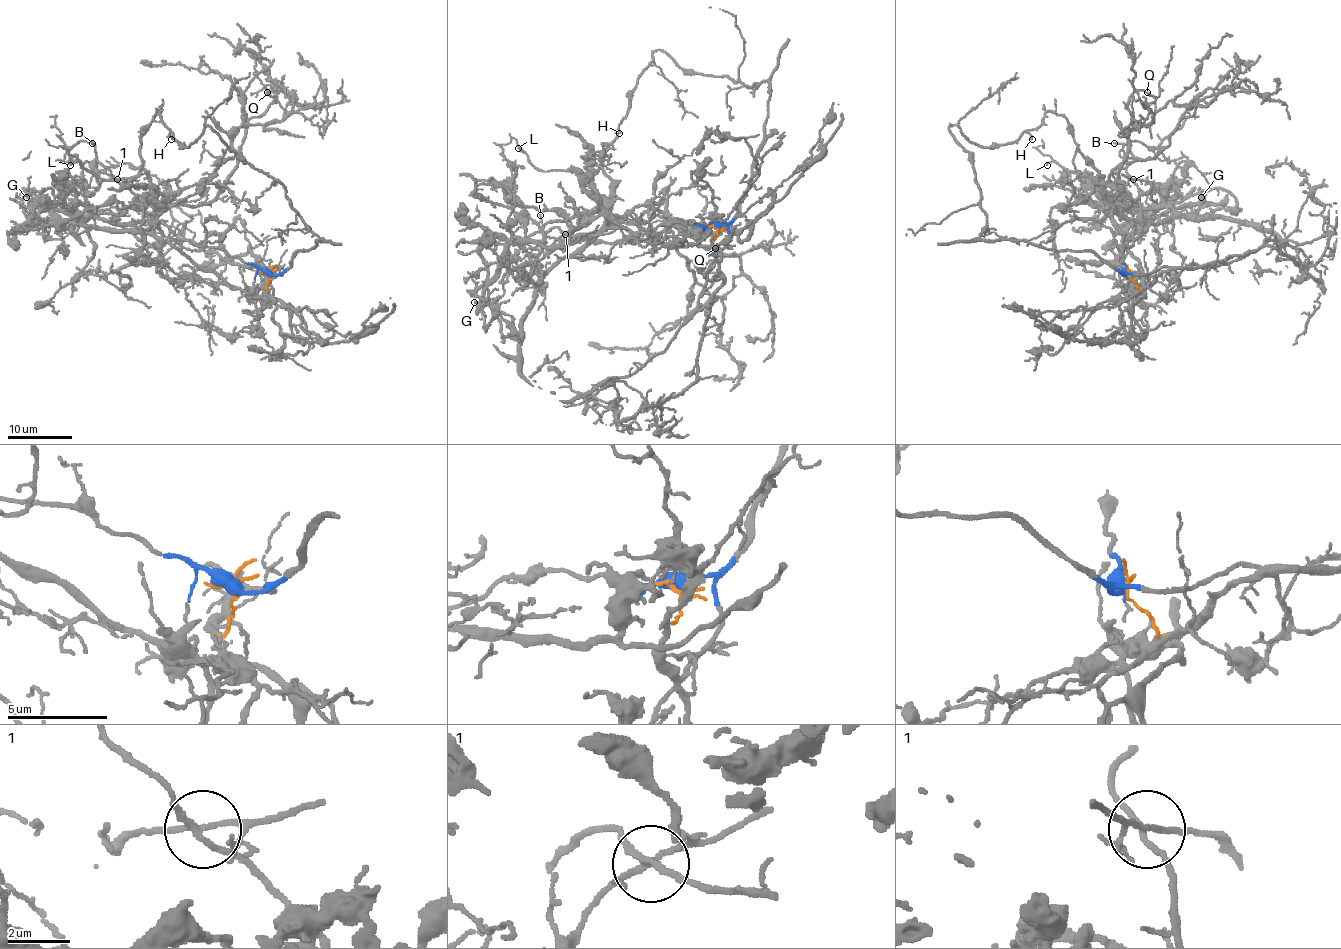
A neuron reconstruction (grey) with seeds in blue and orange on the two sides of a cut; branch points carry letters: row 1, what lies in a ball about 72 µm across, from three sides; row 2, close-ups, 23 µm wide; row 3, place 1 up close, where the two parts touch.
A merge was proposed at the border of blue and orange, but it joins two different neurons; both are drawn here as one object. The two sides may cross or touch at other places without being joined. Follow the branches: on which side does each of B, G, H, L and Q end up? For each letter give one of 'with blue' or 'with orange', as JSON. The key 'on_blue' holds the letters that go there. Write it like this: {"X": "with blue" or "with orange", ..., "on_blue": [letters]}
{"B": "with blue", "G": "with orange", "H": "with blue", "L": "with blue", "Q": "with orange", "on_blue": ["B", "H", "L"]}

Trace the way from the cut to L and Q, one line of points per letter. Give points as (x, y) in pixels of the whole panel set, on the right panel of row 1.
L: (1125, 272), (1091, 251), (984, 240), (973, 157), (949, 127), (995, 147), (1063, 115), (1077, 176), (1047, 165)
Q: (1125, 272), (1120, 299), (1144, 287), (1112, 213), (1133, 202), (1119, 170), (1147, 93)

